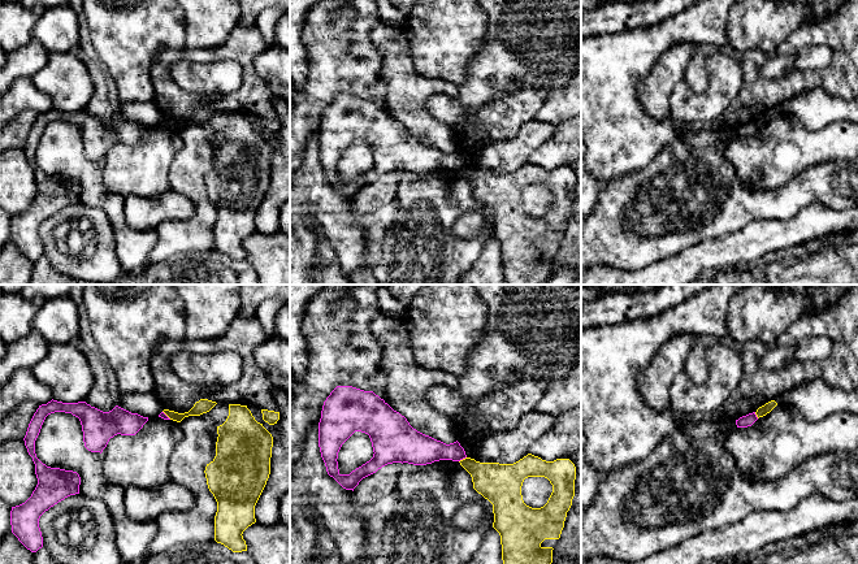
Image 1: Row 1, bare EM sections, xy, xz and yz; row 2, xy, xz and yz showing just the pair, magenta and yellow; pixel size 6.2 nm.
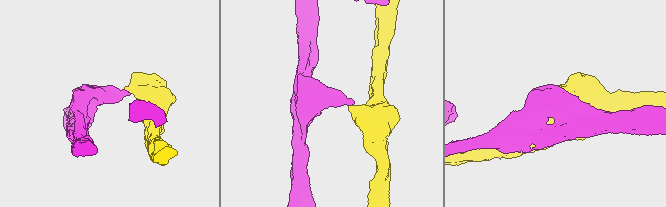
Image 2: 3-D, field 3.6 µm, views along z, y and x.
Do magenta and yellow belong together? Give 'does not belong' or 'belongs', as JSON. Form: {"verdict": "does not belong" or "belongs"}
{"verdict": "does not belong"}

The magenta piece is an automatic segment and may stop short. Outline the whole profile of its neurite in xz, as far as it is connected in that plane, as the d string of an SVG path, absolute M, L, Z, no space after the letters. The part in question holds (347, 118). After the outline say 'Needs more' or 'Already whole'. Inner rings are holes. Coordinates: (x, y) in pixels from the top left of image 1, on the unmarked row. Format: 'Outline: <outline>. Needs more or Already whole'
Outline: M337 95L324 110L318 131L318 156L328 183L343 198L352 200L363 187L387 173L426 174L467 166L458 149L446 153L417 140L373 100L352 95ZM355 140L369 144L374 162L350 183L341 183L338 161Z. Already whole

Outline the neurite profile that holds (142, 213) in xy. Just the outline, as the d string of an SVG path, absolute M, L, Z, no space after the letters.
M169 190L155 198L125 196L124 212L134 230L155 230L165 221L182 221L194 216L195 205L187 196Z

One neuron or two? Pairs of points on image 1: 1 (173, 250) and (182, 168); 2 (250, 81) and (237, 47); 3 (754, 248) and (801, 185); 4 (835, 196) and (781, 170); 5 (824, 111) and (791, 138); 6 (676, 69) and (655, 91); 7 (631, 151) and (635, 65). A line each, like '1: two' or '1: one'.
1: one
2: one
3: two
4: two
5: two
6: one
7: one

